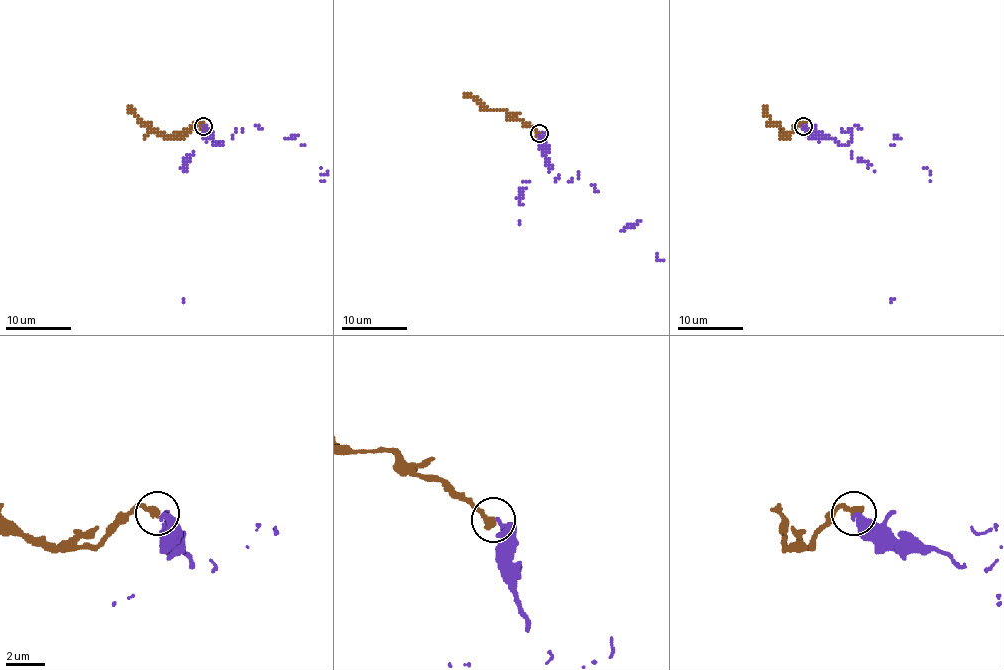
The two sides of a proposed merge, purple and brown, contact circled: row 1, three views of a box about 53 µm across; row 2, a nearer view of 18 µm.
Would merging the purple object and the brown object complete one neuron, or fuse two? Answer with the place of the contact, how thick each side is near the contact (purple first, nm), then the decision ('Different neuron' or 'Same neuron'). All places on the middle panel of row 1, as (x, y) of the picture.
Place: (539, 133). Thickness 320 nm (purple) against 400 nm. Different neuron

